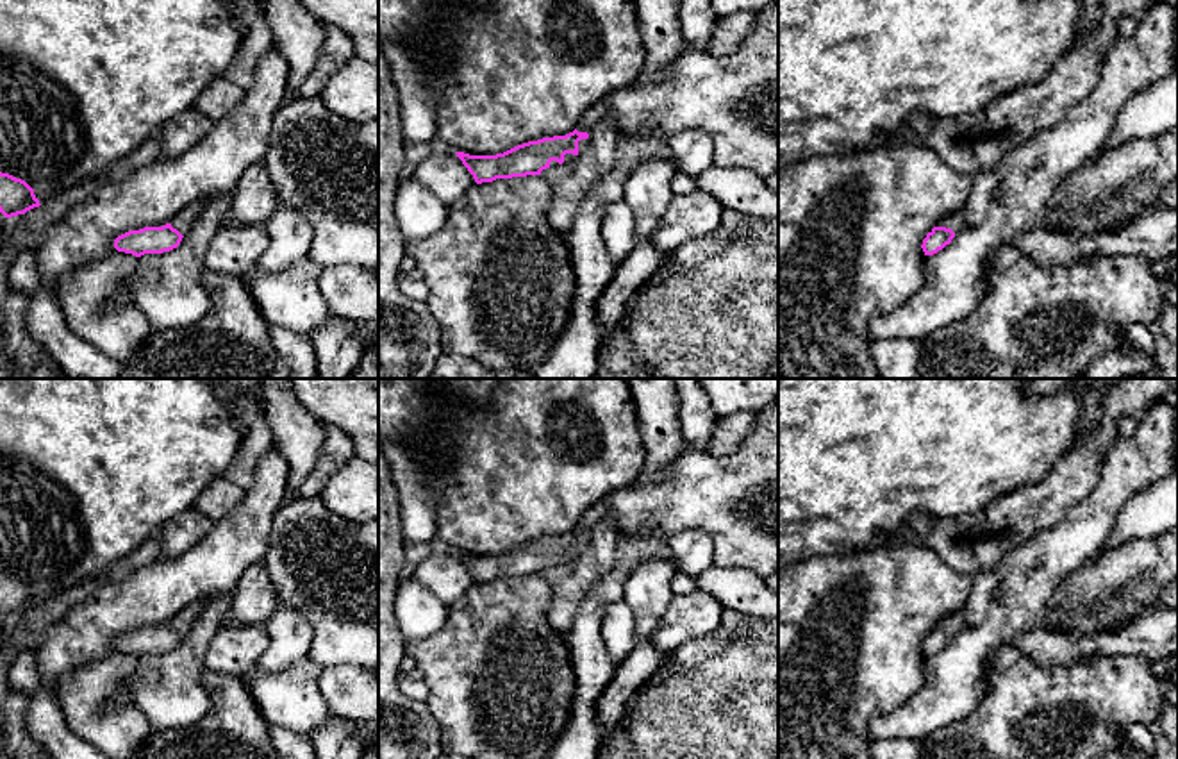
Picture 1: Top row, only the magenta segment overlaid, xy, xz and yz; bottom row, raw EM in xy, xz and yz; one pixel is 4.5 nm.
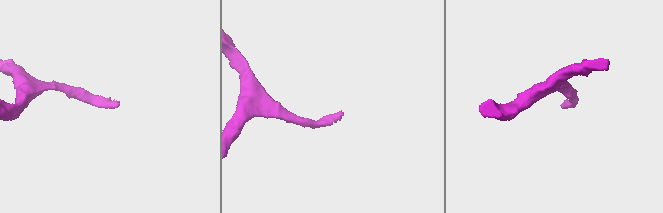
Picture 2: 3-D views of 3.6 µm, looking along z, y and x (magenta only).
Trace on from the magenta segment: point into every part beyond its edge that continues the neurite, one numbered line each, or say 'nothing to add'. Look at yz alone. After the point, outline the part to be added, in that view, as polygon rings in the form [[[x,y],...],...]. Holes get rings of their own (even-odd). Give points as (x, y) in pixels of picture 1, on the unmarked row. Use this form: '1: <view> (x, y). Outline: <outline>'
1: yz (954, 620). Outline: [[[957,611],[957,613],[951,613],[951,614],[944,616],[937,623],[937,627],[951,629],[957,634],[962,629],[962,621],[964,621],[962,611]]]

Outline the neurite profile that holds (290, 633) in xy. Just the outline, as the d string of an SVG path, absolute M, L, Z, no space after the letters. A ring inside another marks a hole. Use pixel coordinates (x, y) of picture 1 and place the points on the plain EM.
M278 605L271 620L266 623L266 630L270 634L270 646L259 657L255 664L257 671L284 671L309 657L312 630L305 614L298 609Z

